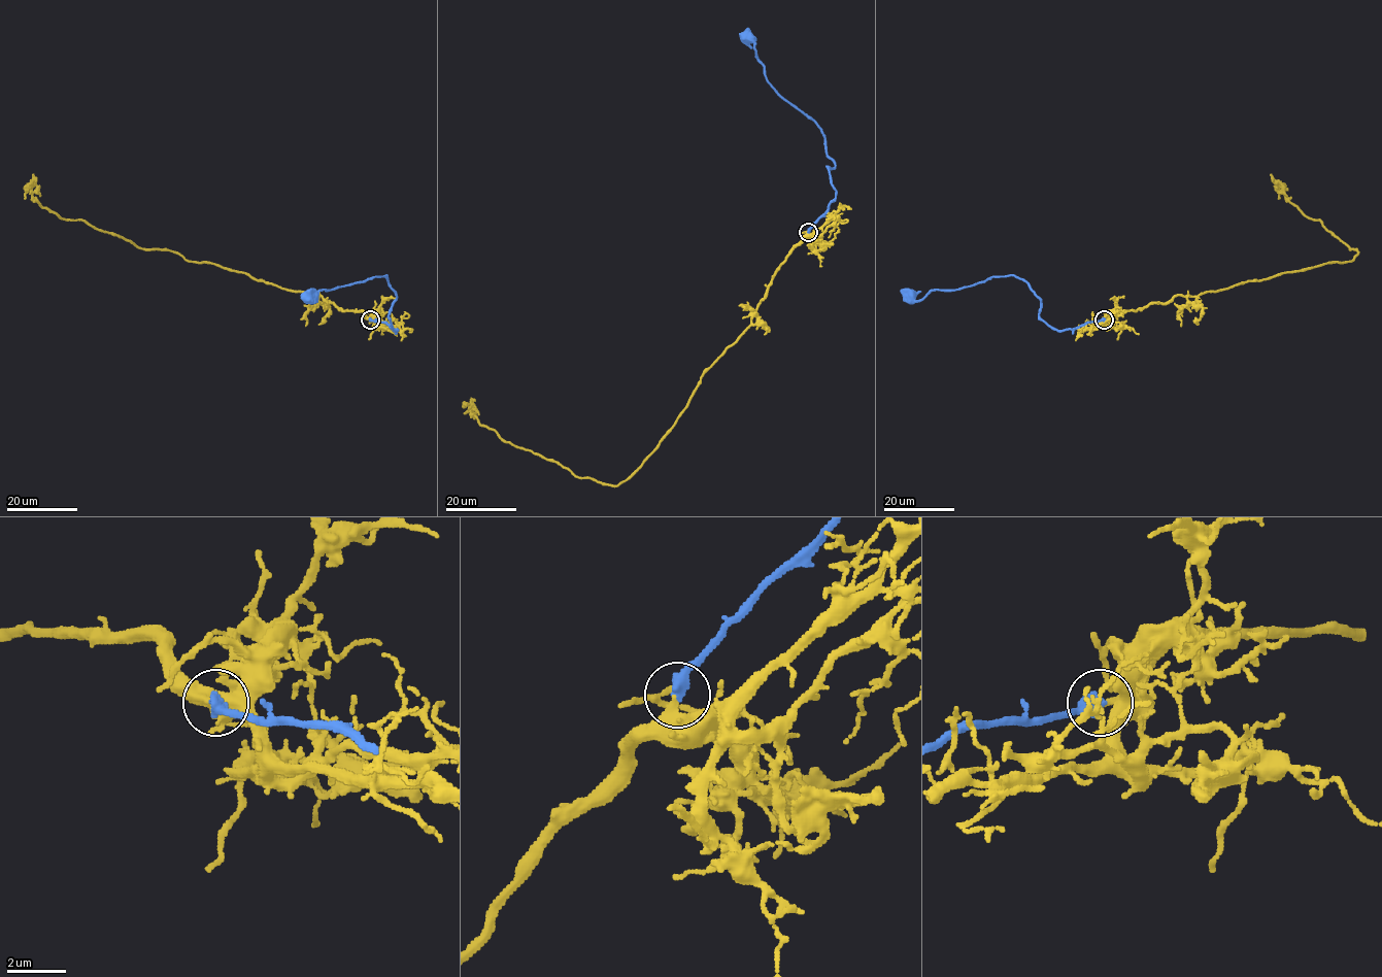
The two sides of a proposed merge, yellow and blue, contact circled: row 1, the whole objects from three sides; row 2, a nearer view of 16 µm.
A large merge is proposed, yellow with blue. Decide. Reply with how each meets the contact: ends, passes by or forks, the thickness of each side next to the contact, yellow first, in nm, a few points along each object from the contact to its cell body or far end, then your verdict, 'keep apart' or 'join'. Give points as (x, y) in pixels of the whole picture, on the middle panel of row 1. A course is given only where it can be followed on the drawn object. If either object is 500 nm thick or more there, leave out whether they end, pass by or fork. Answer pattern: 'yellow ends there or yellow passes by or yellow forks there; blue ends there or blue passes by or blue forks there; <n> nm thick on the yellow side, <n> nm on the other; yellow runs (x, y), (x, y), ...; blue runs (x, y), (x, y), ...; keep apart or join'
yellow ends there; blue ends there; 420 nm thick on the yellow side, 440 nm on the other; yellow runs (808, 231), (772, 278), (751, 325), (703, 374), (659, 446), (620, 484), (577, 477), (517, 447), (463, 406); blue runs (808, 231), (836, 198), (827, 167), (835, 163), (827, 155), (821, 129), (767, 80), (748, 39); join

